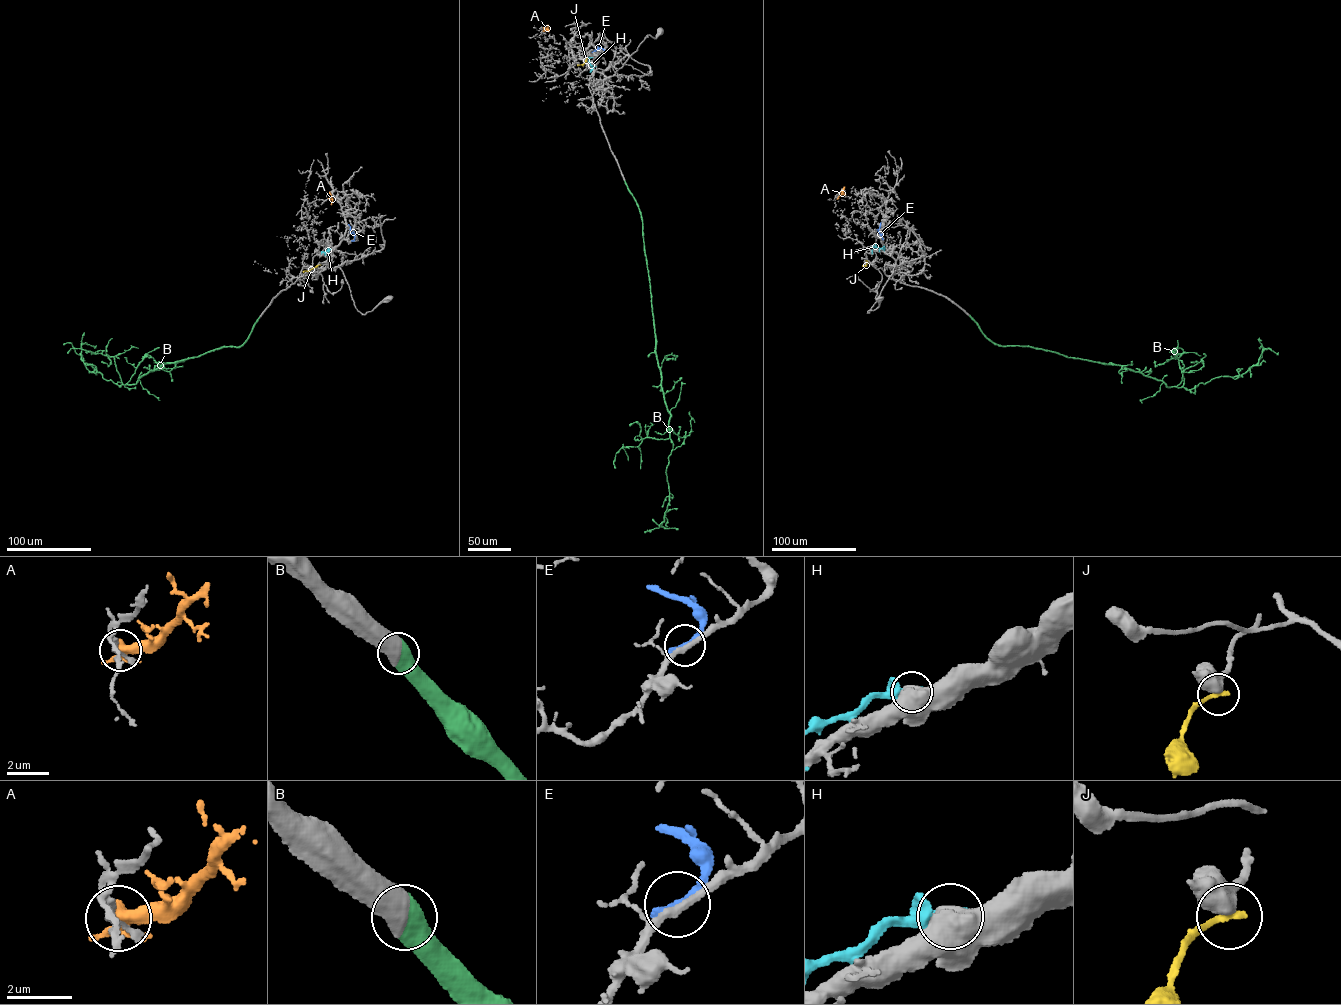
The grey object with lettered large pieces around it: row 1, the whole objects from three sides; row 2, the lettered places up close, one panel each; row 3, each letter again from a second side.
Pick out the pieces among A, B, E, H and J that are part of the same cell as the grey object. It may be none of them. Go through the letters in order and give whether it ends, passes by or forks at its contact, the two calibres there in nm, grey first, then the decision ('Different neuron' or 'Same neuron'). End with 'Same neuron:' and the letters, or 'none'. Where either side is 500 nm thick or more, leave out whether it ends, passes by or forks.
A: It forks there. Thickness 280 nm (grey) against 340 nm. Different neuron
B: Thickness 650 nm (grey) against 700 nm. Same neuron
E: It ends there. Thickness 240 nm (grey) against 320 nm. Different neuron
H: Thickness 750 nm (grey) against 400 nm. Different neuron
J: Thickness 800 nm (grey) against 200 nm. Different neuron
Same neuron: B

